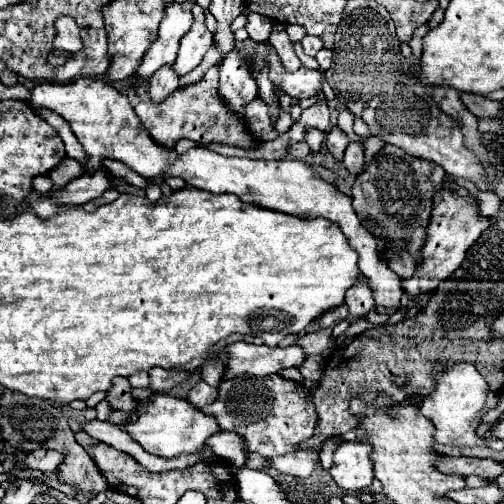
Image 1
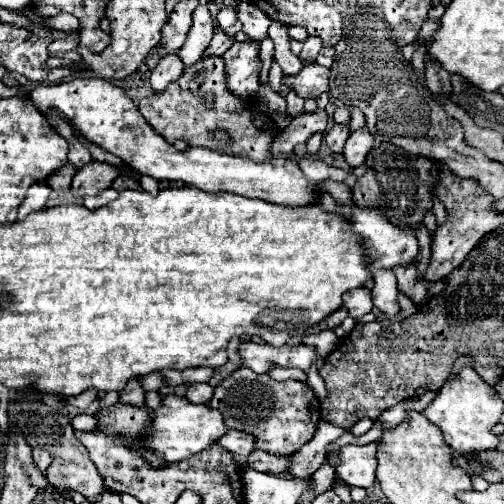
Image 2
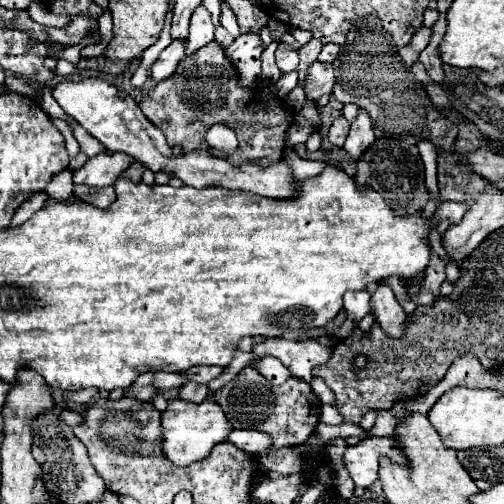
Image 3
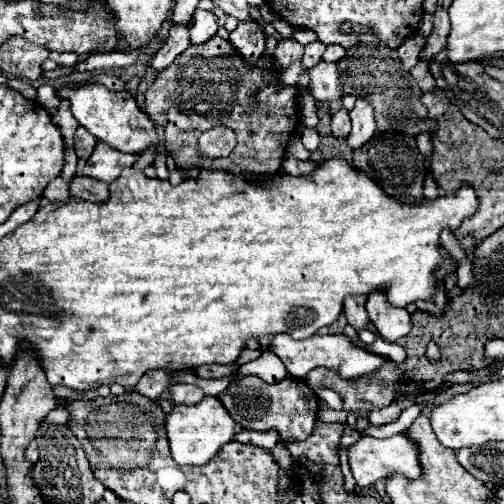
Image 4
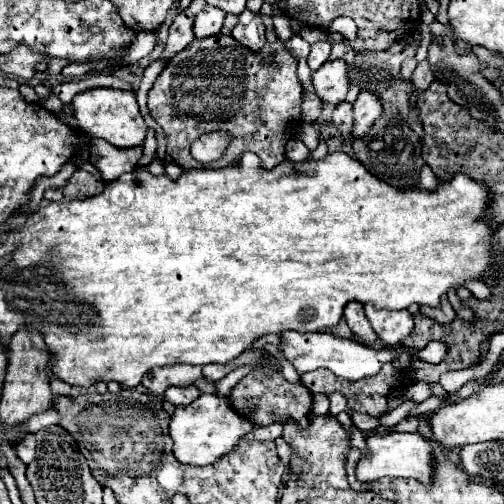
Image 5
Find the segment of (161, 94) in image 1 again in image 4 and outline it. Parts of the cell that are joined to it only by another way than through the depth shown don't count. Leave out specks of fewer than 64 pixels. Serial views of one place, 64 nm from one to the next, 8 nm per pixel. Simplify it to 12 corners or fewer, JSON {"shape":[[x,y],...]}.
{"shape":[[172,24],[150,62],[158,72],[190,46],[188,24]]}

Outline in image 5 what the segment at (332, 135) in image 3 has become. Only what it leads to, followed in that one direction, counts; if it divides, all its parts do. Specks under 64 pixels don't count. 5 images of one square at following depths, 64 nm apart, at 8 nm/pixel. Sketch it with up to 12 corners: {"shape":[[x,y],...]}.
{"shape":[[340,102],[332,114],[332,122],[342,134],[354,128],[352,104]]}

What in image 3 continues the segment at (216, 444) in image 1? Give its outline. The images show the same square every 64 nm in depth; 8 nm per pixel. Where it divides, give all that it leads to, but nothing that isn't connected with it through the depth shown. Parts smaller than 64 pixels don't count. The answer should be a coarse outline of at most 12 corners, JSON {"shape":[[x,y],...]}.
{"shape":[[232,430],[228,442],[252,454],[272,448],[256,430]]}

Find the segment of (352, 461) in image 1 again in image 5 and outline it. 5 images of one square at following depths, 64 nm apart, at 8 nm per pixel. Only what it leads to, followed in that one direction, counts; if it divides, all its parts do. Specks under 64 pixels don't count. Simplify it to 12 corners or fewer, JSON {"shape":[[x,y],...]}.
{"shape":[[422,434],[366,436],[356,478],[432,484],[434,448]]}

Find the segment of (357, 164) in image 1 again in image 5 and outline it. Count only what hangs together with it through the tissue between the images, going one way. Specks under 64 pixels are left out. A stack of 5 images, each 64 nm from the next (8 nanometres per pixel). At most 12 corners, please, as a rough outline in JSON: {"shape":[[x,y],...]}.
{"shape":[[374,90],[354,102],[352,138],[364,136],[382,114],[384,102]]}

